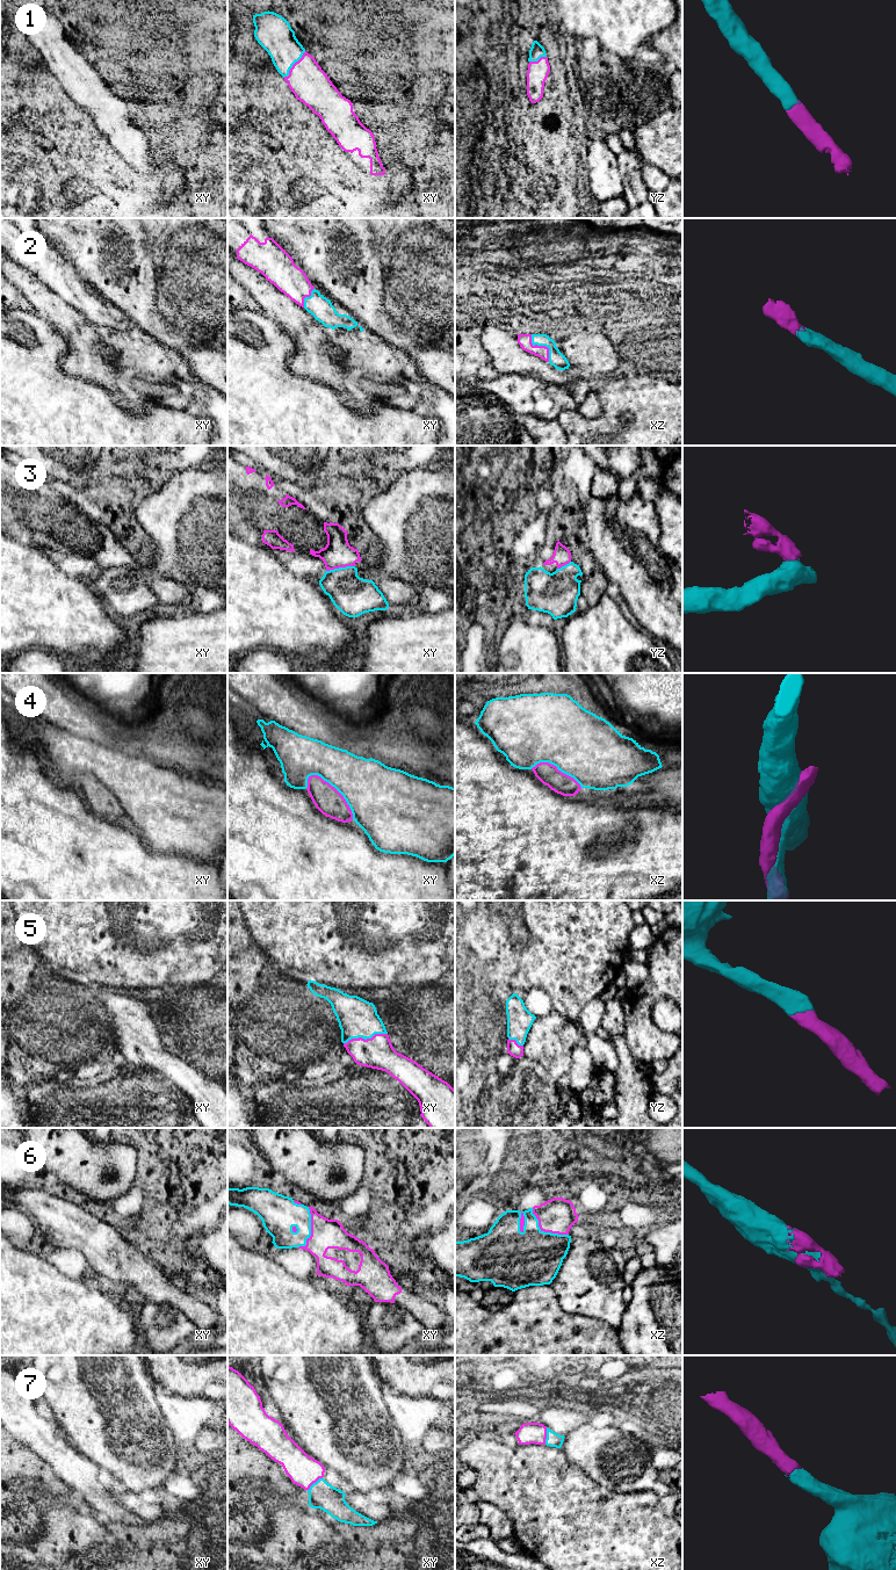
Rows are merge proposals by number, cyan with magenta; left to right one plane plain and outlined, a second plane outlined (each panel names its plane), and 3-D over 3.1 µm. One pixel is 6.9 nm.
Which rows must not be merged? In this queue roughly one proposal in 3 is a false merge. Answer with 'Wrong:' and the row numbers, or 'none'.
Wrong: 3, 4

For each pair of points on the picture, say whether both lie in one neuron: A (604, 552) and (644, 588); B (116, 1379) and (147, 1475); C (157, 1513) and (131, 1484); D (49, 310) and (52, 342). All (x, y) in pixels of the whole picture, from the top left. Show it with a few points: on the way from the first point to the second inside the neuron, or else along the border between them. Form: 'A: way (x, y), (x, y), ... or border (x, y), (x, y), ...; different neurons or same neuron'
A: way (614, 558), (634, 578); same neuron
B: way (121, 1403), (121, 1418), (143, 1441), (145, 1451); same neuron
C: border (129, 1490), (136, 1493); different neurons
D: border (34, 312), (45, 319), (67, 345); different neurons

